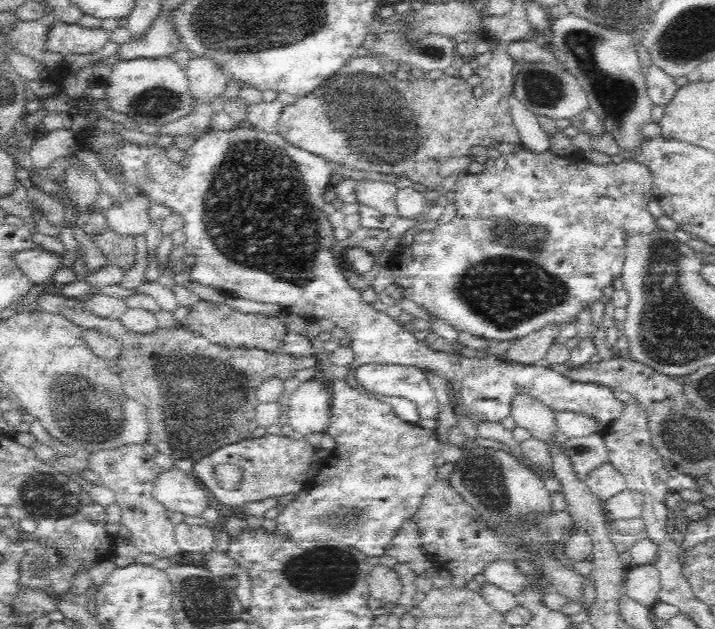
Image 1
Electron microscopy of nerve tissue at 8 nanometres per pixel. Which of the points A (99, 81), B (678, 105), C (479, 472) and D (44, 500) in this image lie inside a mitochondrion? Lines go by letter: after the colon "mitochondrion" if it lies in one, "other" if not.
A: other
B: other
C: mitochondrion
D: mitochondrion

